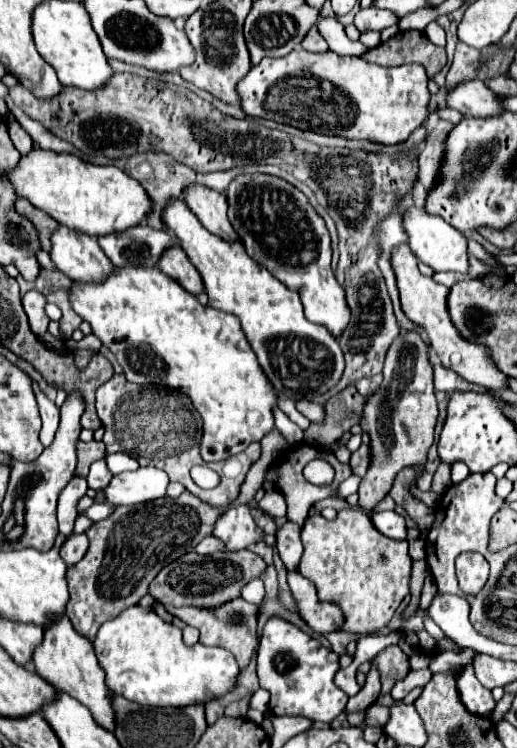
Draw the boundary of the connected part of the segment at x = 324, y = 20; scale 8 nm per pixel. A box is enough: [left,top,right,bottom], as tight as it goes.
[317,17,369,57]

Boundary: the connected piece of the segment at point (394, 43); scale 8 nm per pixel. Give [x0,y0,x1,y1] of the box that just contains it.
[363,31,447,77]

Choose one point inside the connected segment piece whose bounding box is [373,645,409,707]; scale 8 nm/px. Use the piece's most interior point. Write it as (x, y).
(393, 663)

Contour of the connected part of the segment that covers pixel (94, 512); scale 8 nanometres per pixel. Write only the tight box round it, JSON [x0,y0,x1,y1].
[85,503,115,521]

